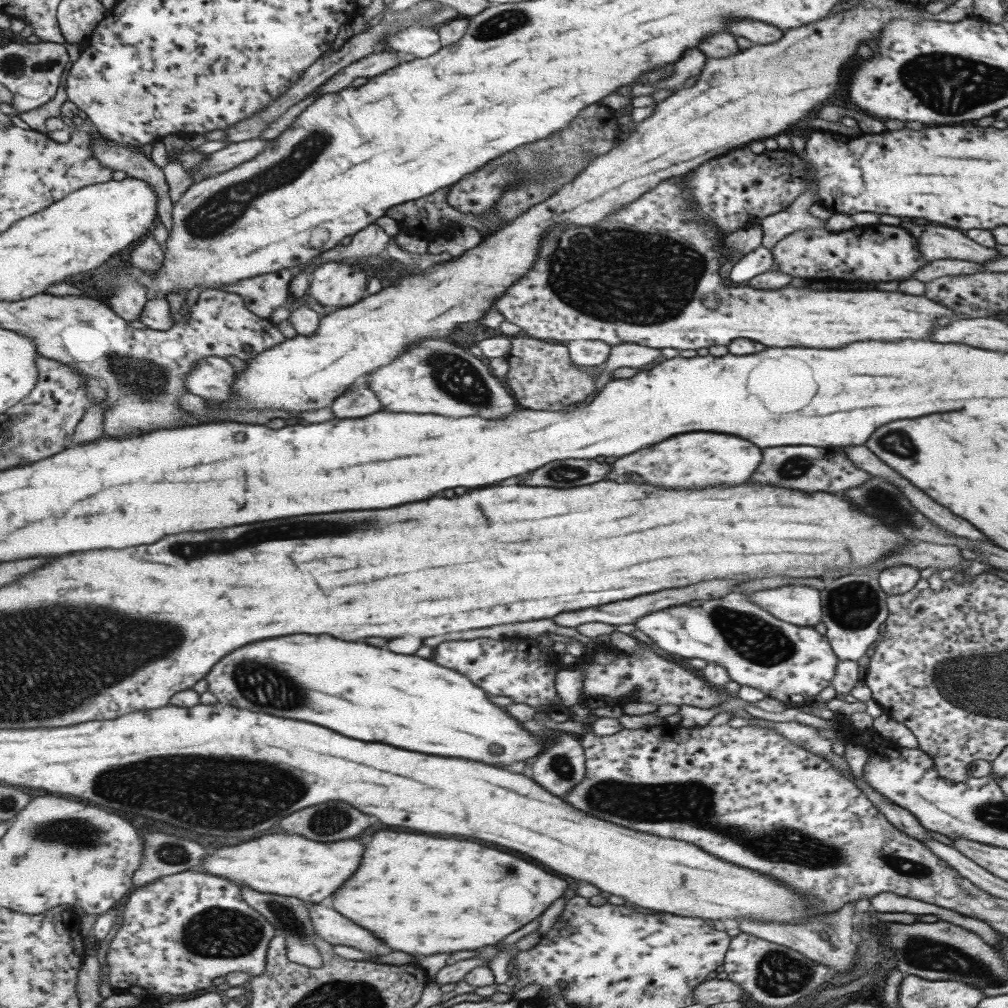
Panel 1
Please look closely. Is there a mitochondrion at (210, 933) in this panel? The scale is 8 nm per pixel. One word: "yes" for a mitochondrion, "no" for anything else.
yes

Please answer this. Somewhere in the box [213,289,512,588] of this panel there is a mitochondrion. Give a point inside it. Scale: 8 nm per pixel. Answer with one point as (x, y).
(476, 393)

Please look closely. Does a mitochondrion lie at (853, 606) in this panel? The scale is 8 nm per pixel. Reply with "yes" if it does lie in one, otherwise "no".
yes

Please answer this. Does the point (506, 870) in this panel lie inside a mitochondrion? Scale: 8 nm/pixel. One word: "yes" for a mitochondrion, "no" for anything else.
yes

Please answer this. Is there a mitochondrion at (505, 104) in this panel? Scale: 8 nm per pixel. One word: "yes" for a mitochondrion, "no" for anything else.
no

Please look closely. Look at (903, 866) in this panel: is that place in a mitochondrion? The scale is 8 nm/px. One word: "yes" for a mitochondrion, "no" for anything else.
yes

